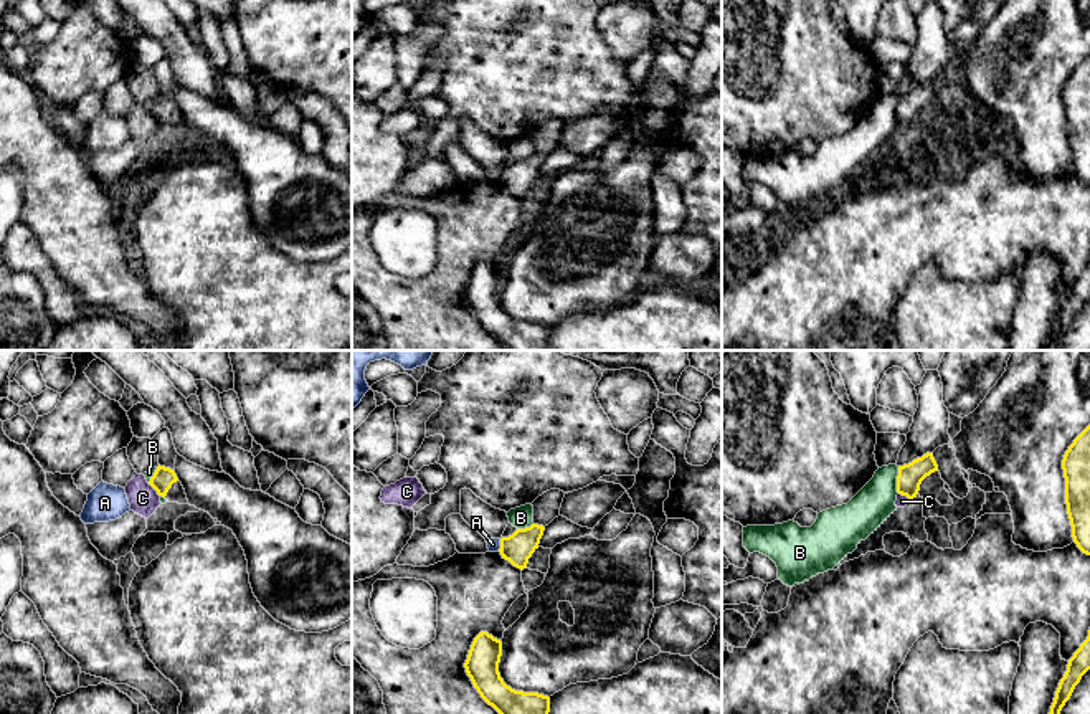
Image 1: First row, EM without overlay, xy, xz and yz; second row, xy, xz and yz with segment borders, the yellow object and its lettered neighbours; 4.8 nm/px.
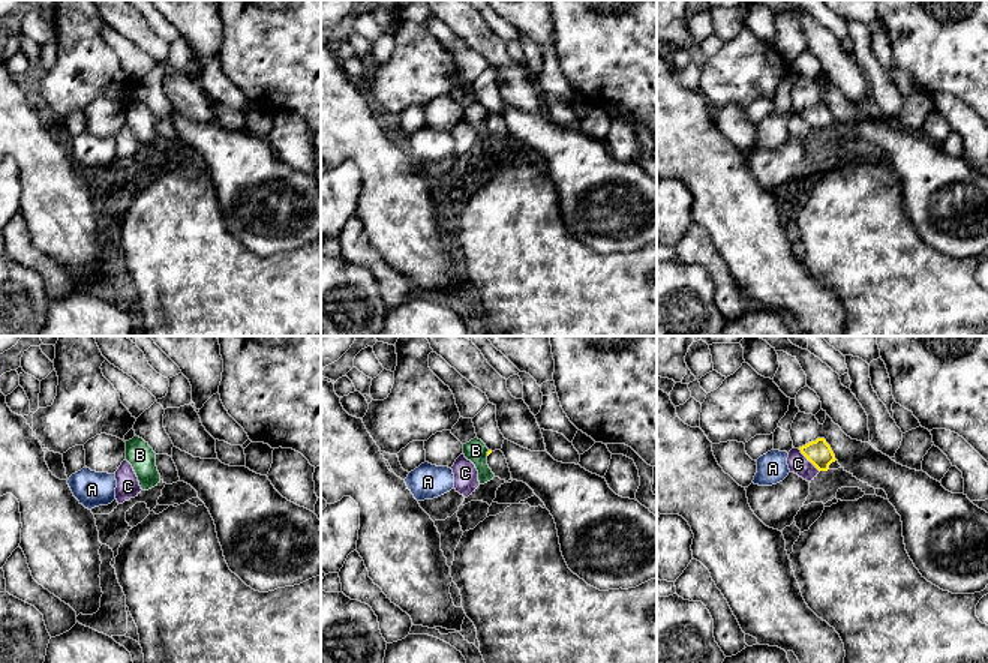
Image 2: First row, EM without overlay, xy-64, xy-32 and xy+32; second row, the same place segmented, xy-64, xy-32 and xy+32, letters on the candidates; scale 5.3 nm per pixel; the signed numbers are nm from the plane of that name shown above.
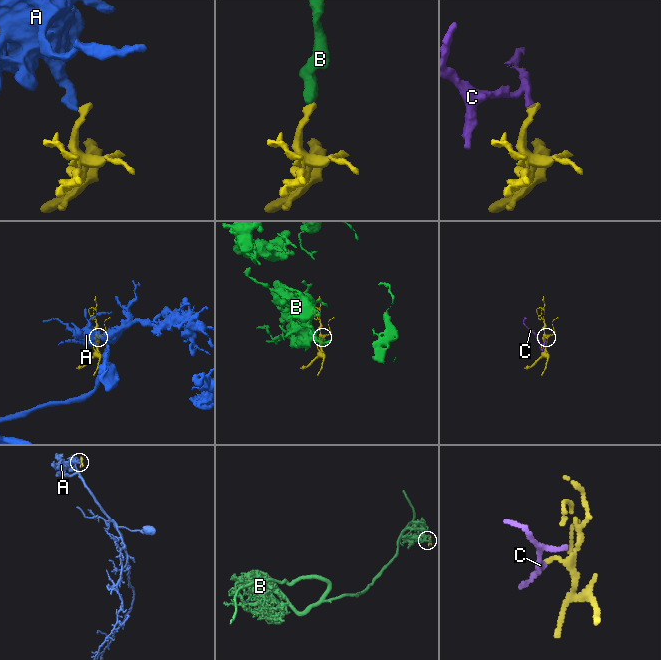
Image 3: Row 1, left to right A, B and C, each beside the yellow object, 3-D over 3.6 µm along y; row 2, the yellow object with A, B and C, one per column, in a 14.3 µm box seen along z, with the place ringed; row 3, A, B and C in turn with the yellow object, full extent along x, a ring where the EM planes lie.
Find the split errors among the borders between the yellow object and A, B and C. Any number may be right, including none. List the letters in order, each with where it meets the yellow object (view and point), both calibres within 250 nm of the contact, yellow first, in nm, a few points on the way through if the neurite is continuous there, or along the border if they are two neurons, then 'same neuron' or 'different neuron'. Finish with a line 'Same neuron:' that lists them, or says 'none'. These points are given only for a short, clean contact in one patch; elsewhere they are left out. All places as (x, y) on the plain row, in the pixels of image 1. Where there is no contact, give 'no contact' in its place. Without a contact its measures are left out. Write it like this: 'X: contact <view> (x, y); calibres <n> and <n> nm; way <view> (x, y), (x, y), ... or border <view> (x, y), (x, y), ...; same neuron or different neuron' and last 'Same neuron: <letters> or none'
A: contact xz (501, 176); calibres 150 and 60 nm; border xz (501, 169), (497, 180); different neuron
B: contact yz (897, 109); calibres 120 and 190 nm; border yz (899, 96), (897, 123); different neuron
C: contact xy (154, 118); calibres 110 and 140 nm; border xy (147, 113), (159, 126); different neuron
Same neuron: none

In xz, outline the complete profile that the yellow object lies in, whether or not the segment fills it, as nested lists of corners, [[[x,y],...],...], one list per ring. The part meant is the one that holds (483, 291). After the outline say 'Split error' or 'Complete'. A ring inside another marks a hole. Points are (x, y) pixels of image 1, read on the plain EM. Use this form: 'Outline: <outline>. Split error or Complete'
Outline: [[[481,261],[474,268],[464,298],[481,327],[504,350],[548,350],[550,327],[507,316],[499,302],[500,286],[500,269],[487,261]]]. Complete

